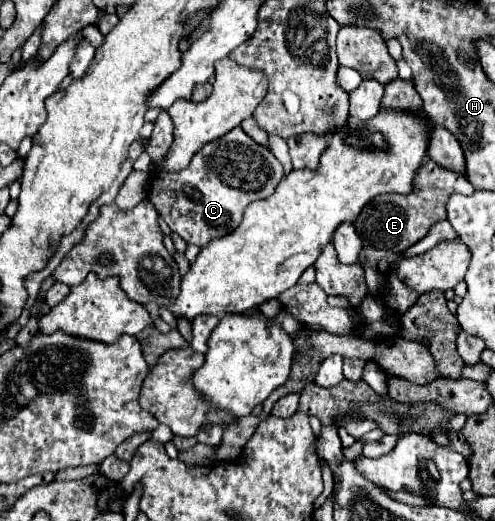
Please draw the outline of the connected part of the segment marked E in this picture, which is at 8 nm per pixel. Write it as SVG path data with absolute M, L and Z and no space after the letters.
M425 162L423 168L419 168L419 178L415 178L415 190L411 194L383 194L379 198L373 198L365 208L363 214L359 214L359 218L355 220L355 230L363 240L363 250L365 250L365 270L369 274L369 284L375 284L375 268L377 262L381 258L387 260L395 260L399 254L403 254L409 246L417 244L423 234L427 234L431 230L433 224L447 220L447 200L451 194L473 194L475 188L471 186L471 182L467 182L467 178L463 178L457 172L445 170L441 166L437 166L435 162Z

